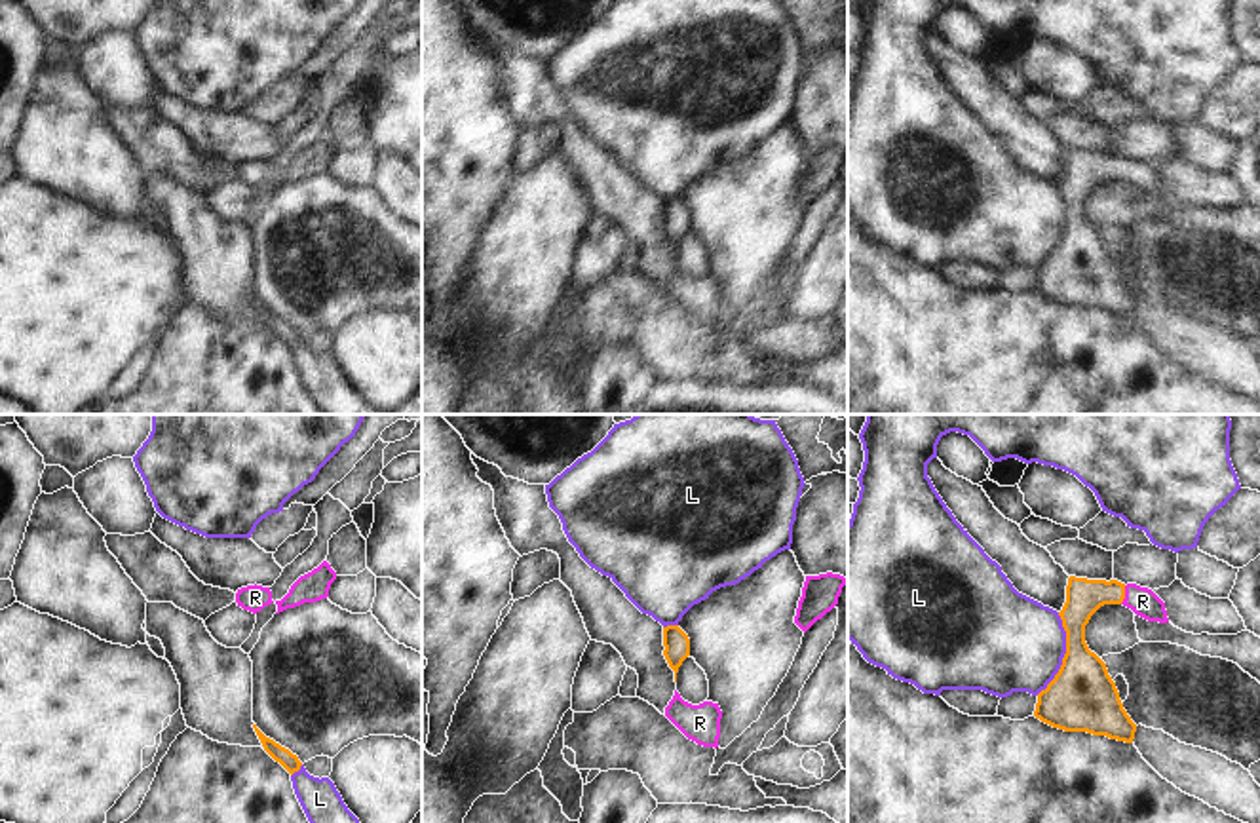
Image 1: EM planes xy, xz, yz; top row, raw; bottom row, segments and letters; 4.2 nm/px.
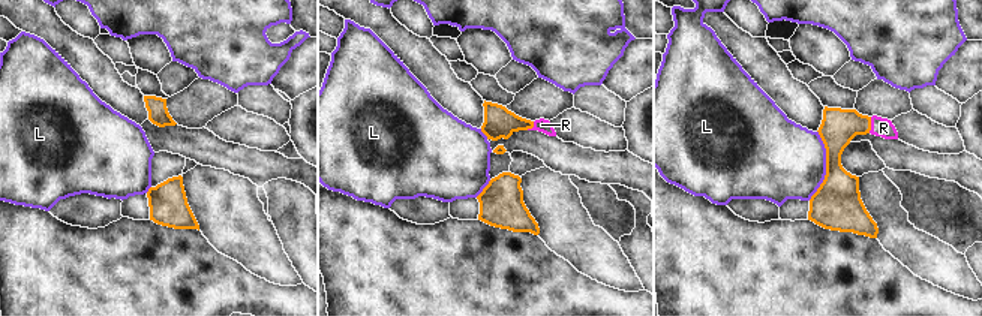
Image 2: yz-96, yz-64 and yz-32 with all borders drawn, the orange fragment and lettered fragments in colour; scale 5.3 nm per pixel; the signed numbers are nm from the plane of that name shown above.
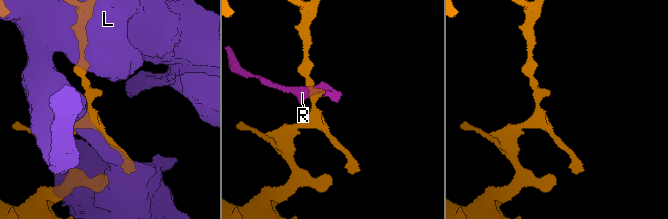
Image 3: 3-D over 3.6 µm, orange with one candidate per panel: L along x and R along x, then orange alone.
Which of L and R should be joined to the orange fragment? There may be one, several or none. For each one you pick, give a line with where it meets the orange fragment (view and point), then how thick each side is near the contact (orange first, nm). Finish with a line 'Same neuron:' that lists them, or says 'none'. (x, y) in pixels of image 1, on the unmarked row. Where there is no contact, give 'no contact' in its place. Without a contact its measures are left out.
R: meets orange in yz at (1124, 170); 160 nm thick on the orange side, 120 nm on the other
Same neuron: R

